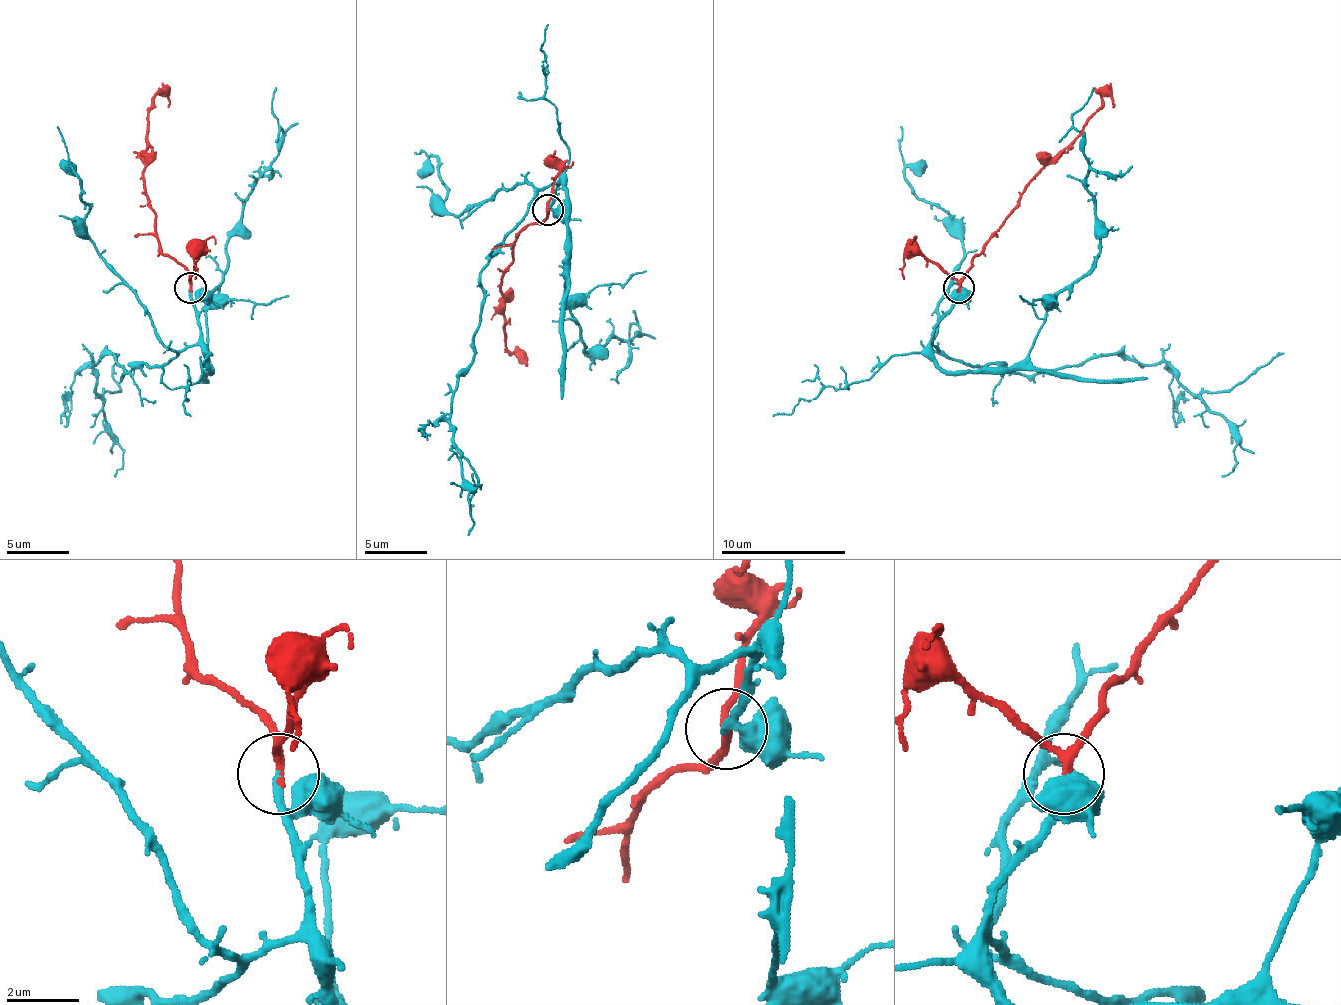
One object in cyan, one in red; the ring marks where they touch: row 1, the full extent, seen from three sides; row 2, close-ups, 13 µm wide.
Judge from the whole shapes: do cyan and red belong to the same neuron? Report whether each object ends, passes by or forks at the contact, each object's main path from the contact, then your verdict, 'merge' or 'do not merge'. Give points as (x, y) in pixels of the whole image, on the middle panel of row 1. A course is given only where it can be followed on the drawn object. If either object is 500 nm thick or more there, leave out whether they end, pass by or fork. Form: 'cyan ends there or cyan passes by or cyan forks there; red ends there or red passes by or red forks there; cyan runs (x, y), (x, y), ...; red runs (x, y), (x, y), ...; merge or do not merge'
cyan ends there; red passes by; cyan runs (548, 211), (561, 182), (564, 295), (583, 352), (633, 339), (636, 323), (633, 345); red runs (548, 211), (517, 236), (501, 280), (504, 345), (526, 367); merge

